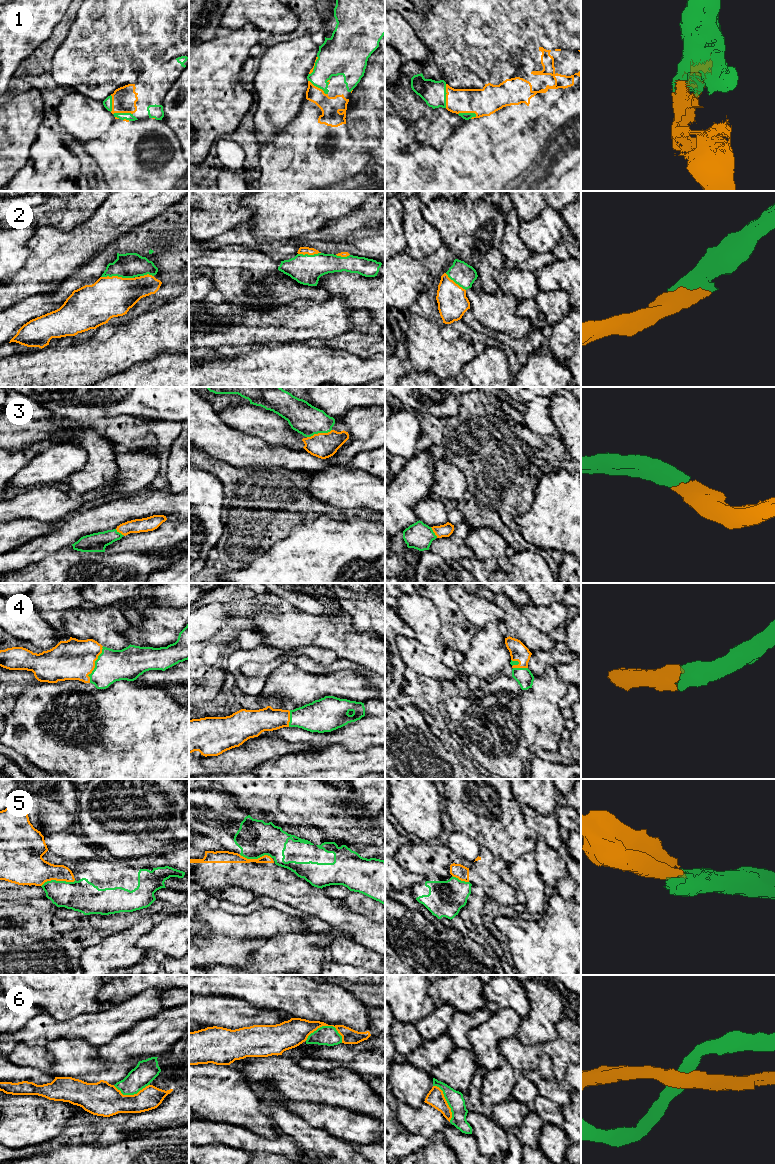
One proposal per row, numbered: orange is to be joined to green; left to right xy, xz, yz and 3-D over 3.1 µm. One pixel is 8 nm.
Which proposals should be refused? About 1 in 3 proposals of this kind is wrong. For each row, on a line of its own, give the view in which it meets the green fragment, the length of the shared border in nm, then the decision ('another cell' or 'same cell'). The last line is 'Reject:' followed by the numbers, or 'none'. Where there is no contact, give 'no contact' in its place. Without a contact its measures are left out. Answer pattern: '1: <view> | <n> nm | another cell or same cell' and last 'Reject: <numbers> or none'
1: yz | 150 nm | same cell
2: xy | 260 nm | same cell
3: xz | 220 nm | same cell
4: xy | 320 nm | same cell
5: xy | 280 nm | another cell
6: xz | 300 nm | another cell
Reject: 5, 6

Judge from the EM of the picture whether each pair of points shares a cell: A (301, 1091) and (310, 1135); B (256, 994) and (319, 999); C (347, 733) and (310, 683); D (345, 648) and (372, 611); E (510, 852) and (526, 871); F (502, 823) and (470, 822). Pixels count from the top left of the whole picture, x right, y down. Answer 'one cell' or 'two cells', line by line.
A: two cells
B: one cell
C: two cells
D: two cells
E: two cells
F: one cell

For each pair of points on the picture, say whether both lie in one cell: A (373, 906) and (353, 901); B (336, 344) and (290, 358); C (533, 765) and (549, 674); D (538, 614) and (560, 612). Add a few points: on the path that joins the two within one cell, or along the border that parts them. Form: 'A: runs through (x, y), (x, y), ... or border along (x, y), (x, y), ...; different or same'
A: runs through (368, 906), (358, 903); same
B: border along (326, 346), (332, 349), (344, 349), (350, 353); different
C: border along (530, 756), (526, 765); different
D: runs through (543, 614), (555, 614); same

